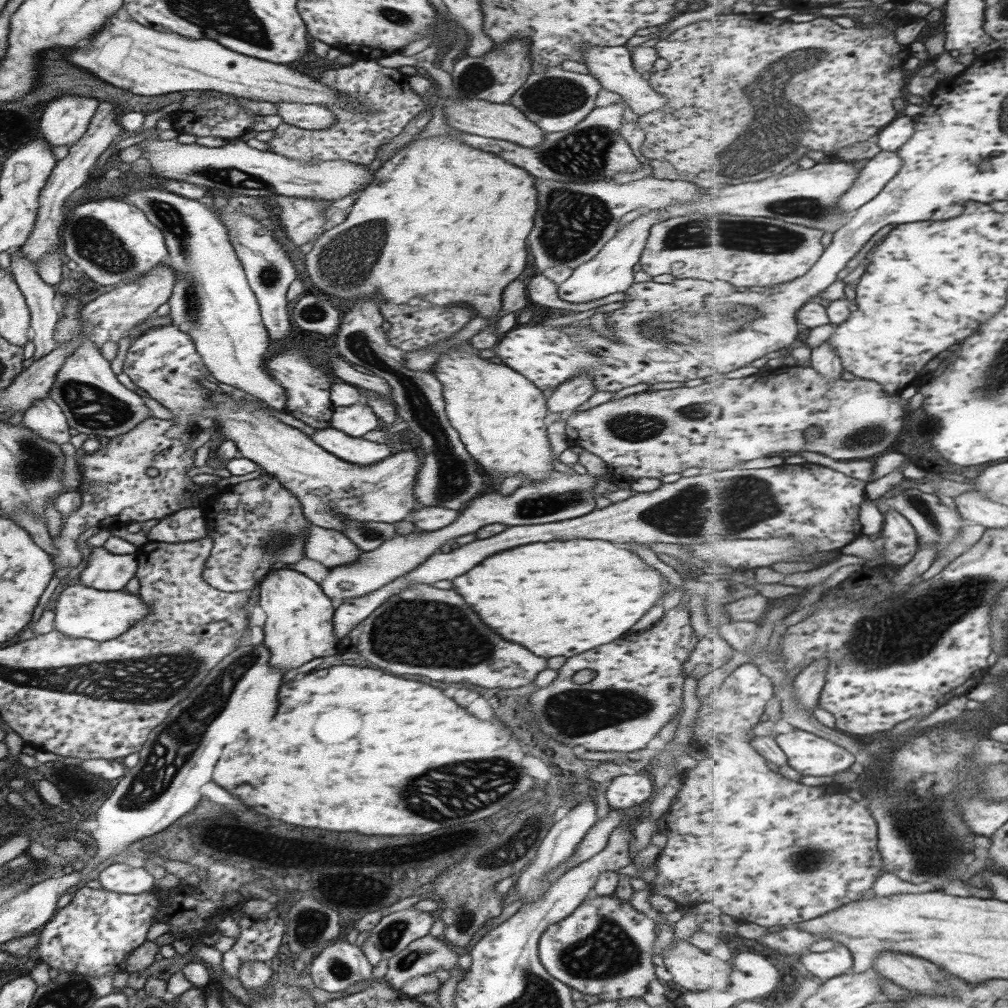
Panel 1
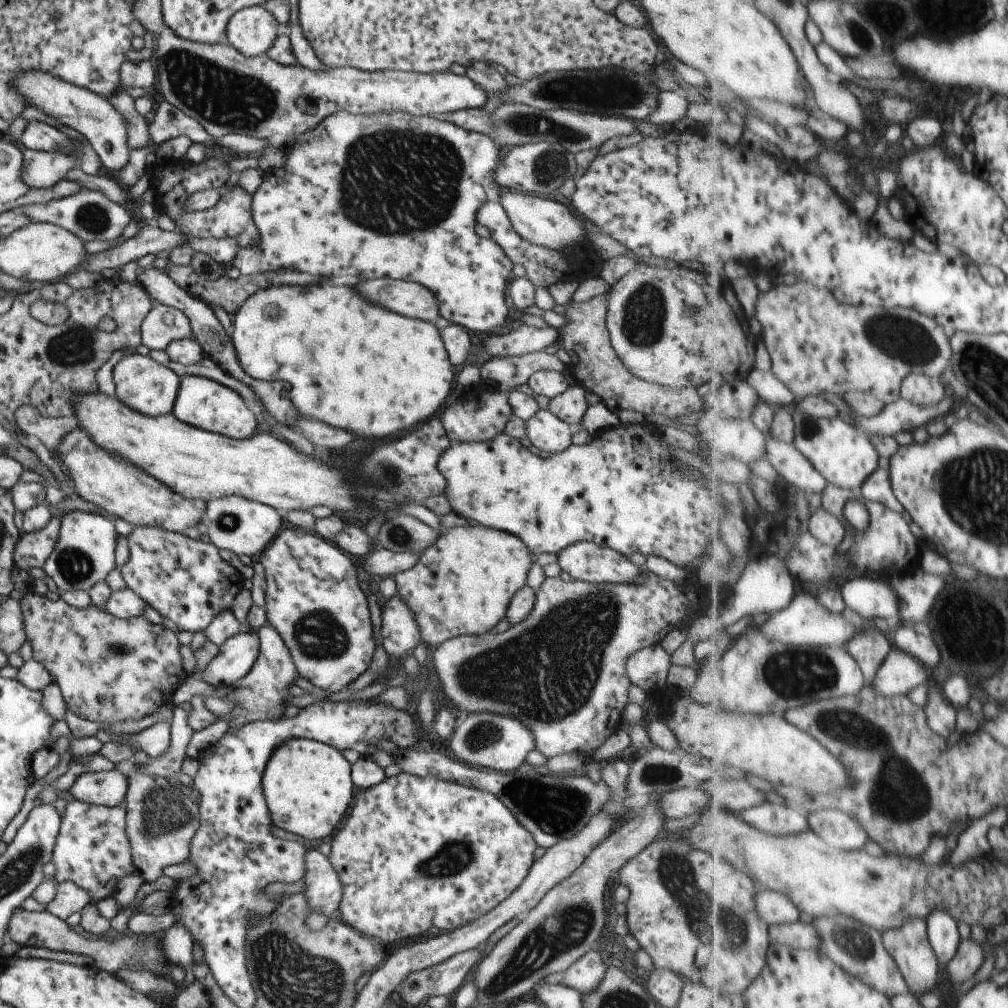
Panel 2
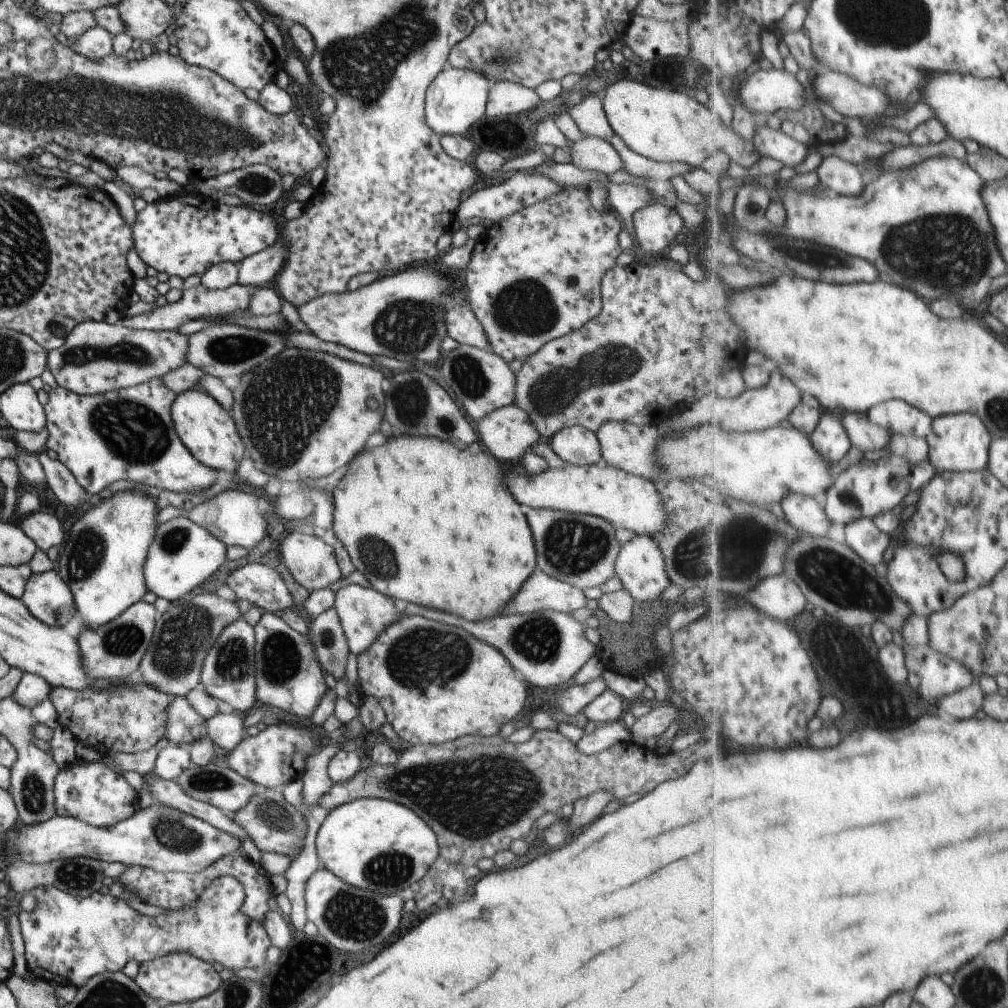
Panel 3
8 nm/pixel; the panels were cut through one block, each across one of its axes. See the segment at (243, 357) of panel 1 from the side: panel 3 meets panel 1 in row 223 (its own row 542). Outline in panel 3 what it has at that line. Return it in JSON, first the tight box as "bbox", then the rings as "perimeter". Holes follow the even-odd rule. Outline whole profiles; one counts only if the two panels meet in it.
{"bbox":[143,515,227,602],"perimeter":[[[179,515],[161,522],[153,532],[153,542],[149,544],[143,562],[145,588],[157,598],[173,602],[195,586],[199,586],[227,560],[225,548],[226,545],[219,542],[213,534],[209,534],[209,530],[197,526],[187,516]]]}

